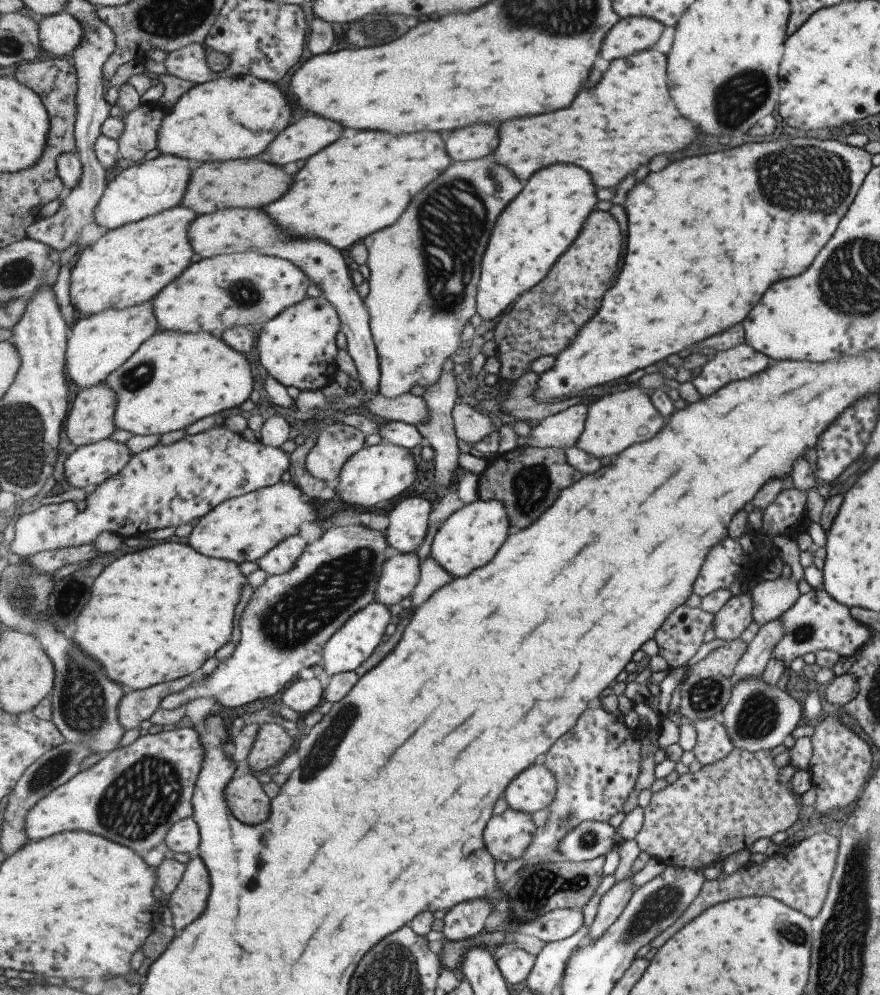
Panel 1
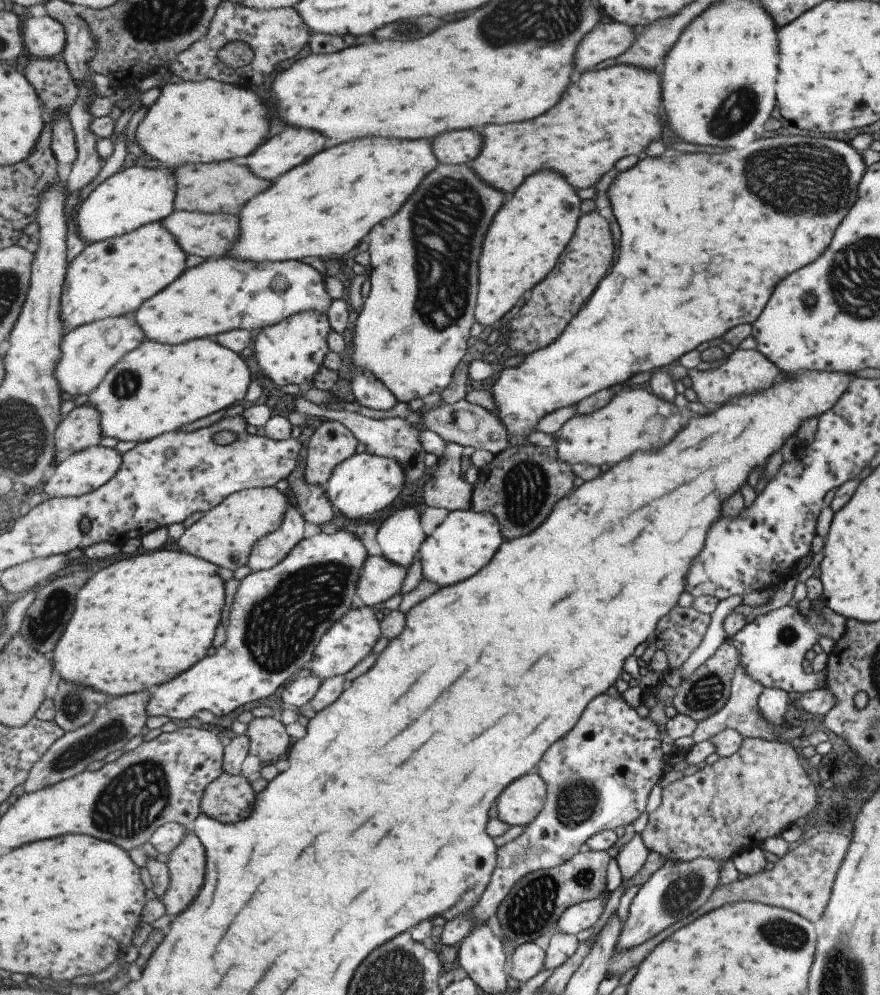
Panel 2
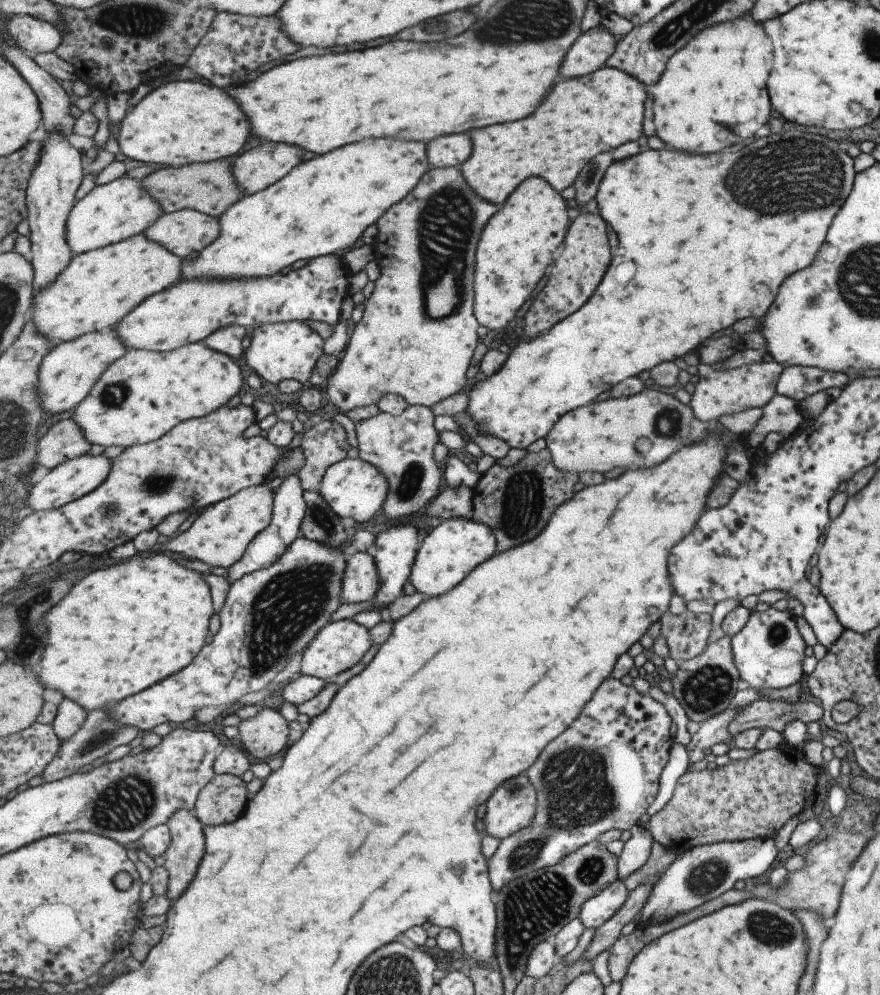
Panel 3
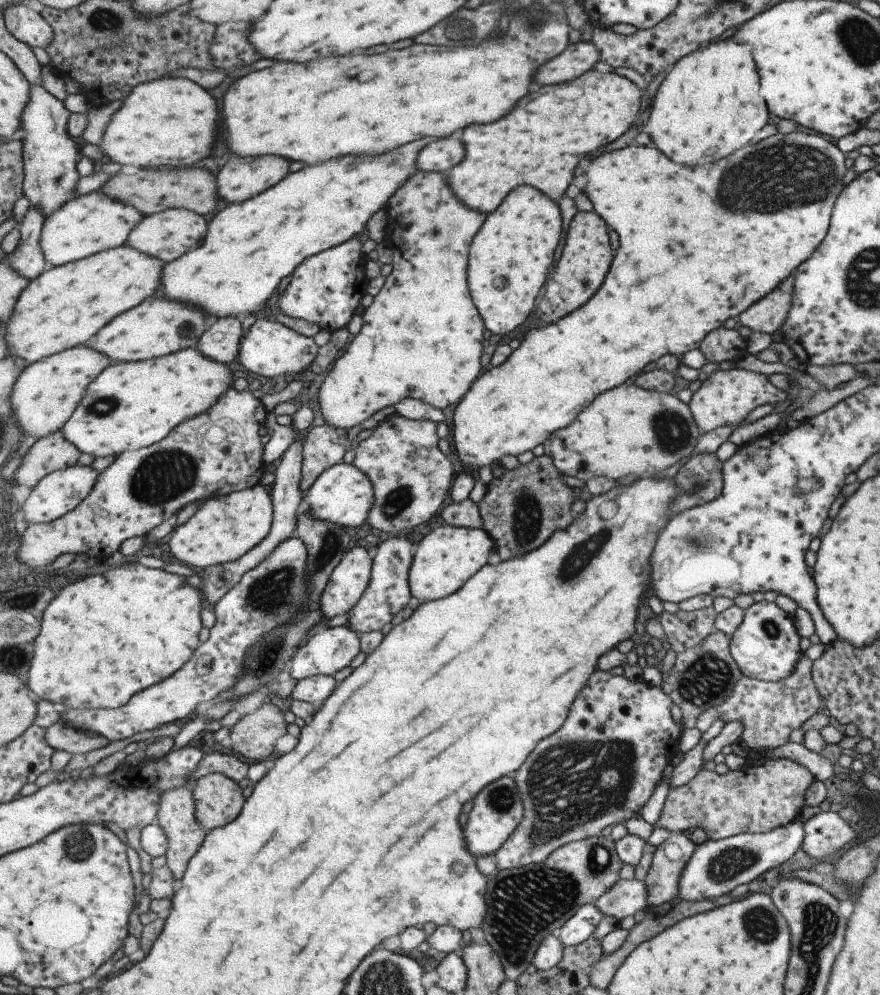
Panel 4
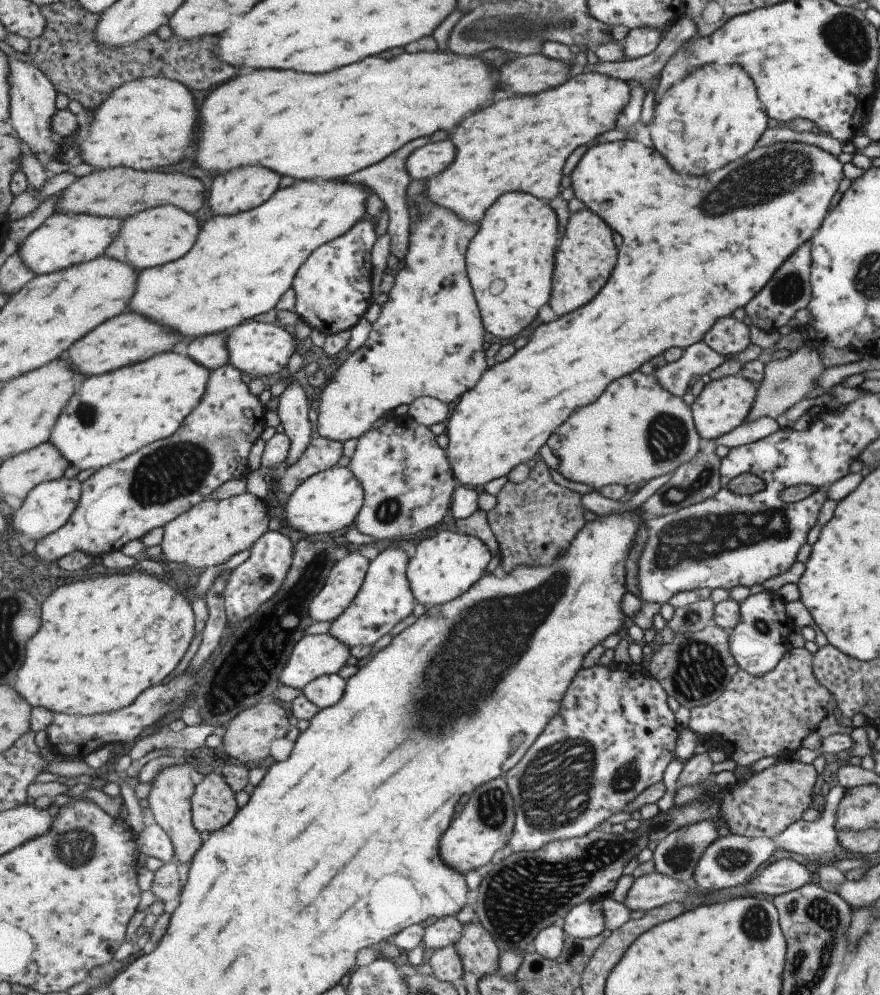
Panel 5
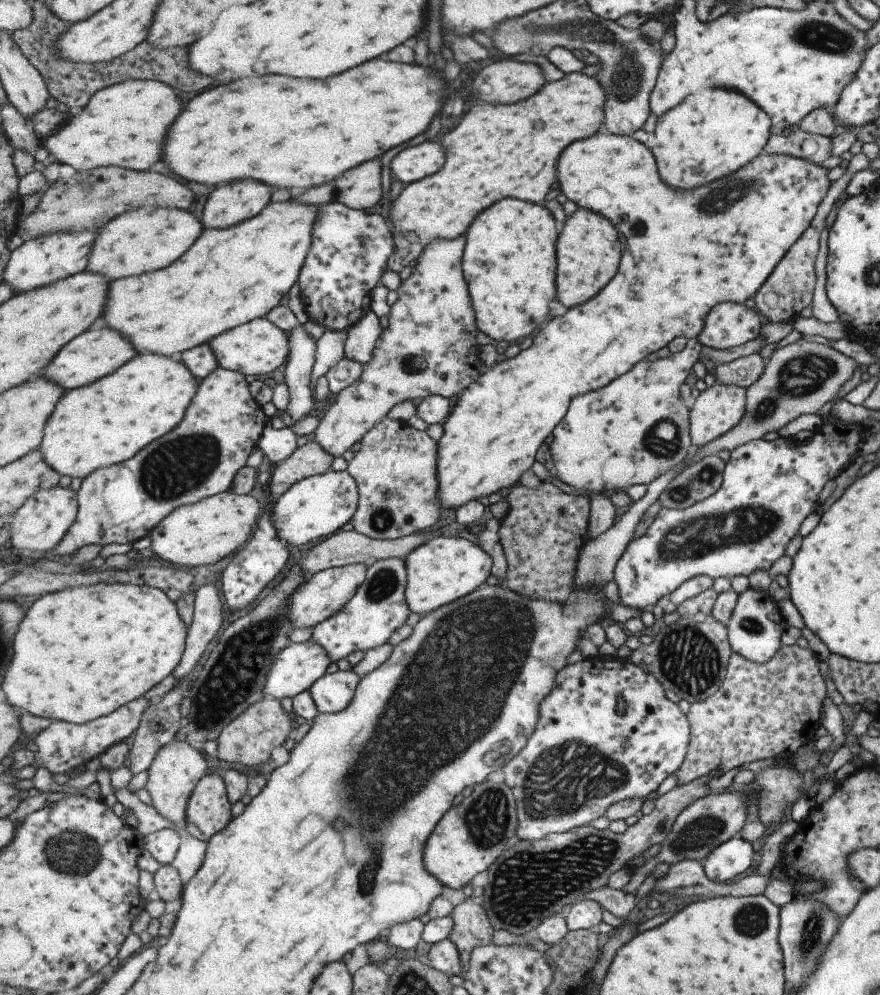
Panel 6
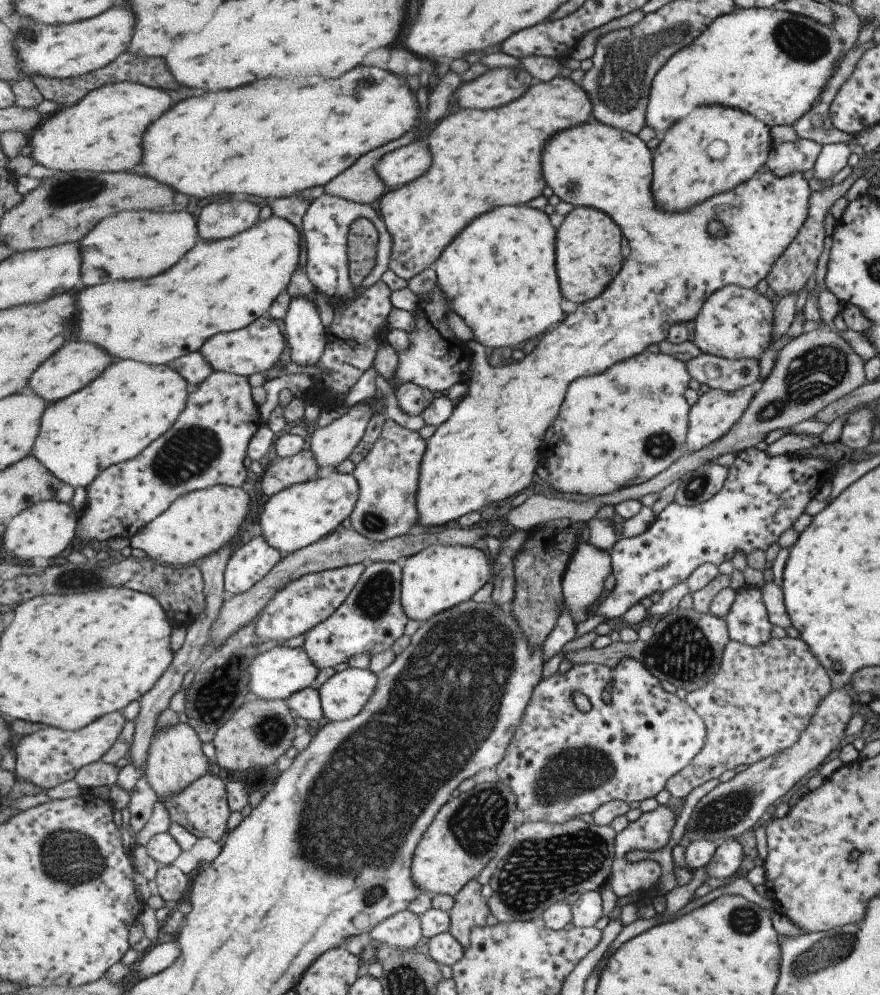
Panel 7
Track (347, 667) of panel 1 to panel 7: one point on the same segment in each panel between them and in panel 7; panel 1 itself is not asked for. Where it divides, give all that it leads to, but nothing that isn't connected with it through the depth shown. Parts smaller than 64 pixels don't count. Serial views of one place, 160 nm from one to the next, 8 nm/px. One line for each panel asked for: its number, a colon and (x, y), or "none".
2: (352, 639)
3: (339, 646)
4: (328, 651)
5: (314, 655)
6: (298, 667)
7: (279, 673)

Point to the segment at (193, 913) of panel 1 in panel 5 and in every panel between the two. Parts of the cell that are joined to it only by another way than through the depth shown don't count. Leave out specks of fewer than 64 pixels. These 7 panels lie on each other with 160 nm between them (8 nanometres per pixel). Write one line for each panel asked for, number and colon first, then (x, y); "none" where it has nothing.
2: (187, 864)
3: (182, 859)
4: (178, 817)
5: (171, 797)

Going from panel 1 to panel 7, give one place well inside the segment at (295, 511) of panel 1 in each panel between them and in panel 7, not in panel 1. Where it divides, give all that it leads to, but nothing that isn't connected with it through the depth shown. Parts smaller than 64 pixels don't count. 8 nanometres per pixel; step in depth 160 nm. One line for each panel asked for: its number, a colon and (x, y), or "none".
2: (225, 536)
3: (221, 534)
4: (226, 527)
5: (211, 533)
6: (200, 534)
7: (198, 524)

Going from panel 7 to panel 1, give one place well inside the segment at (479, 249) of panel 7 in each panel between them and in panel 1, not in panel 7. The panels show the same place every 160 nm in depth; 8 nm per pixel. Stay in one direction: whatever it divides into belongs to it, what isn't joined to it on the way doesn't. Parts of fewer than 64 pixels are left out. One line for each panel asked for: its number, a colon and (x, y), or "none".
1: (535, 231)
2: (528, 237)
3: (517, 248)
4: (517, 245)
5: (510, 262)
6: (510, 265)

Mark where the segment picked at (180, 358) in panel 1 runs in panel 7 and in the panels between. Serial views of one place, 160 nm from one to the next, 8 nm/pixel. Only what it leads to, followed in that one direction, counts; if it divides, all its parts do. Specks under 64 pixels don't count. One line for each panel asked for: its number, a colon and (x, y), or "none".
2: (157, 389)
3: (144, 395)
4: (131, 405)
5: (112, 415)
6: (107, 422)
7: (114, 419)

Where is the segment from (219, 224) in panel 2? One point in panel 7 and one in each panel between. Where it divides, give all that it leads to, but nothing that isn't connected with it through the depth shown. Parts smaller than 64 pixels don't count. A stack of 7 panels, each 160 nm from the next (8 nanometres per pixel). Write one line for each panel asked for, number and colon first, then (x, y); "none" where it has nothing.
3: (183, 232)
4: (168, 235)
5: (160, 235)
6: (147, 239)
7: (130, 245)

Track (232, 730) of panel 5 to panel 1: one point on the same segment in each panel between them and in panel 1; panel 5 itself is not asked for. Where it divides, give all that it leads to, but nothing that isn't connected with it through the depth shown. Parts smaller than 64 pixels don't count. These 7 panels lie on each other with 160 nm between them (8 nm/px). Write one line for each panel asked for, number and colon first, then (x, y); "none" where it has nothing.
1: (272, 744)
2: (269, 740)
3: (266, 734)
4: (255, 736)

